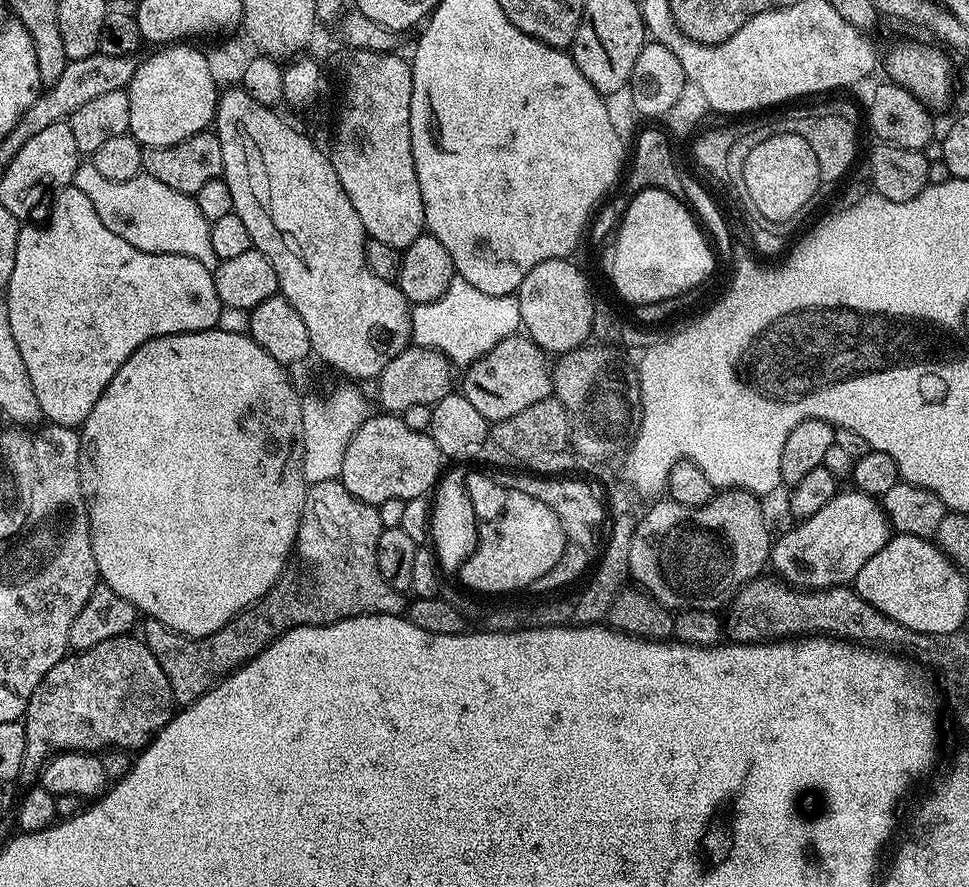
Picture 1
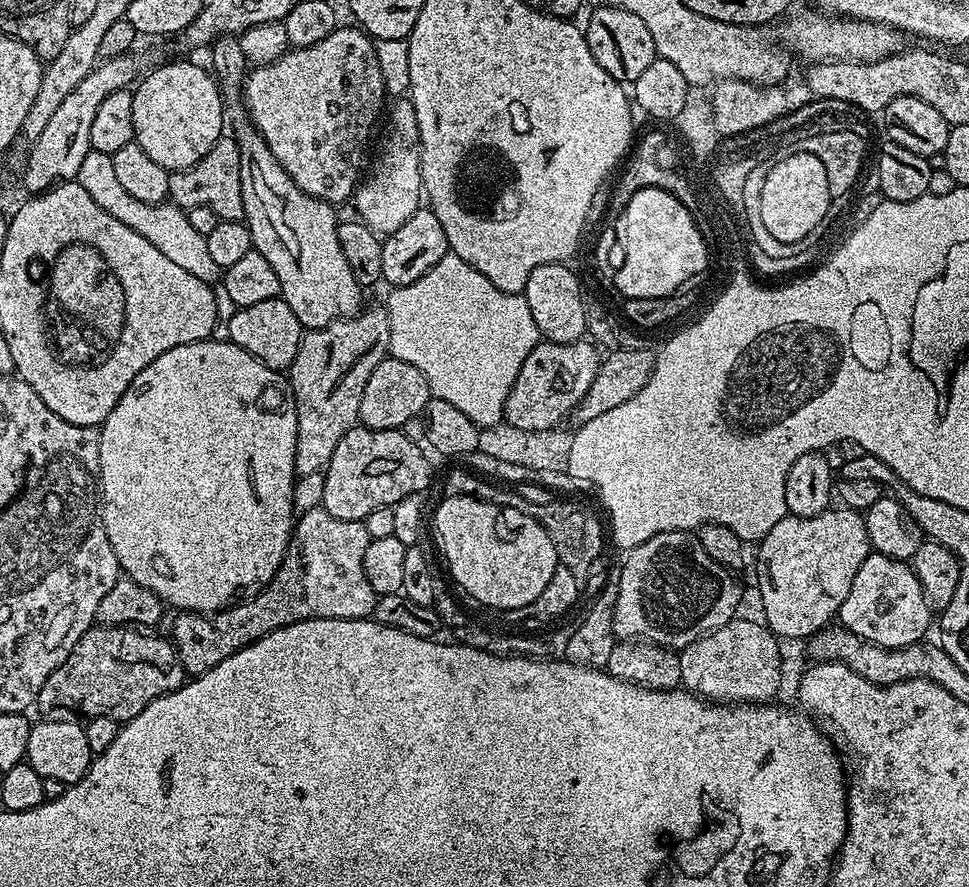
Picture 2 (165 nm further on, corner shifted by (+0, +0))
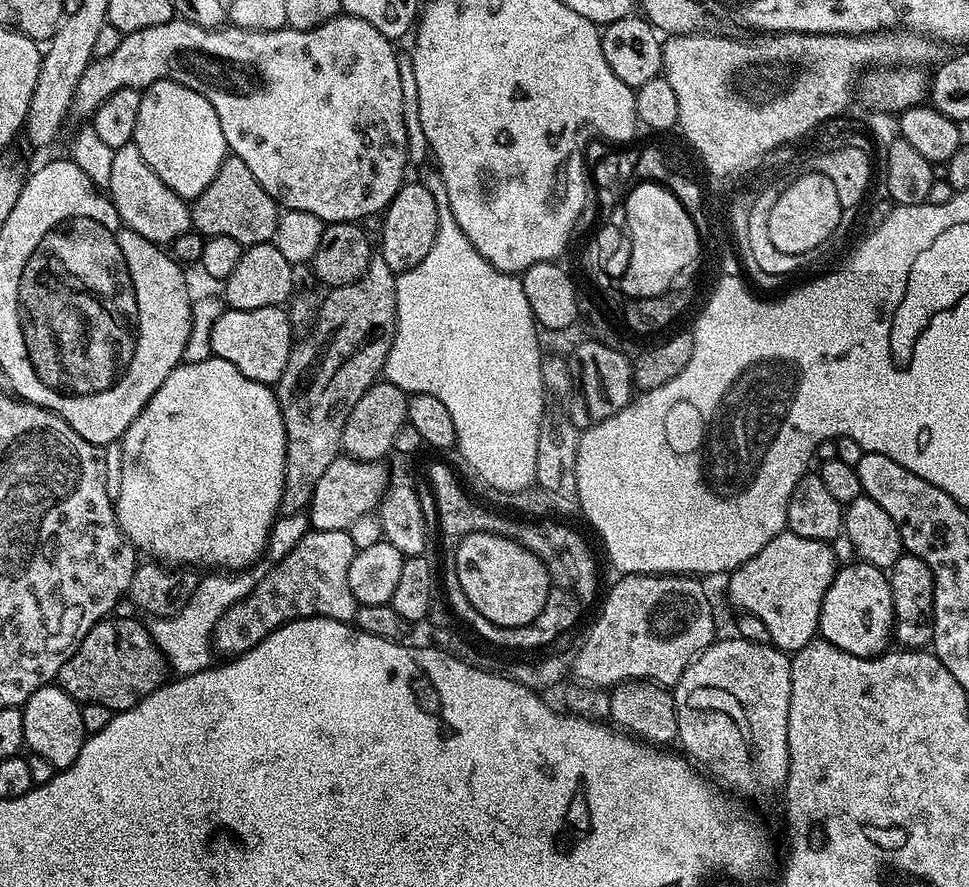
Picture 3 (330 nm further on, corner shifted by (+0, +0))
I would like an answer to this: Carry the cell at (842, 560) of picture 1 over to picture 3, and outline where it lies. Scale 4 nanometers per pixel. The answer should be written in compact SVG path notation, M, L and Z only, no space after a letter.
M787 530L780 532L727 577L729 602L741 613L762 618L775 647L789 654L802 650L802 646L817 639L822 598L826 598L826 590L838 571L832 548L835 547L826 540L802 538Z

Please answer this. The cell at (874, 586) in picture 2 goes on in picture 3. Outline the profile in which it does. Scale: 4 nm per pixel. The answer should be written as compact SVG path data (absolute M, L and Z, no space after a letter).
M863 562L855 563L848 564L845 568L843 565L830 582L830 586L826 590L826 598L822 598L819 635L826 643L833 644L835 648L843 652L849 652L855 656L879 656L889 647L890 641L893 639L894 598L890 590L890 582L885 569L875 568Z

